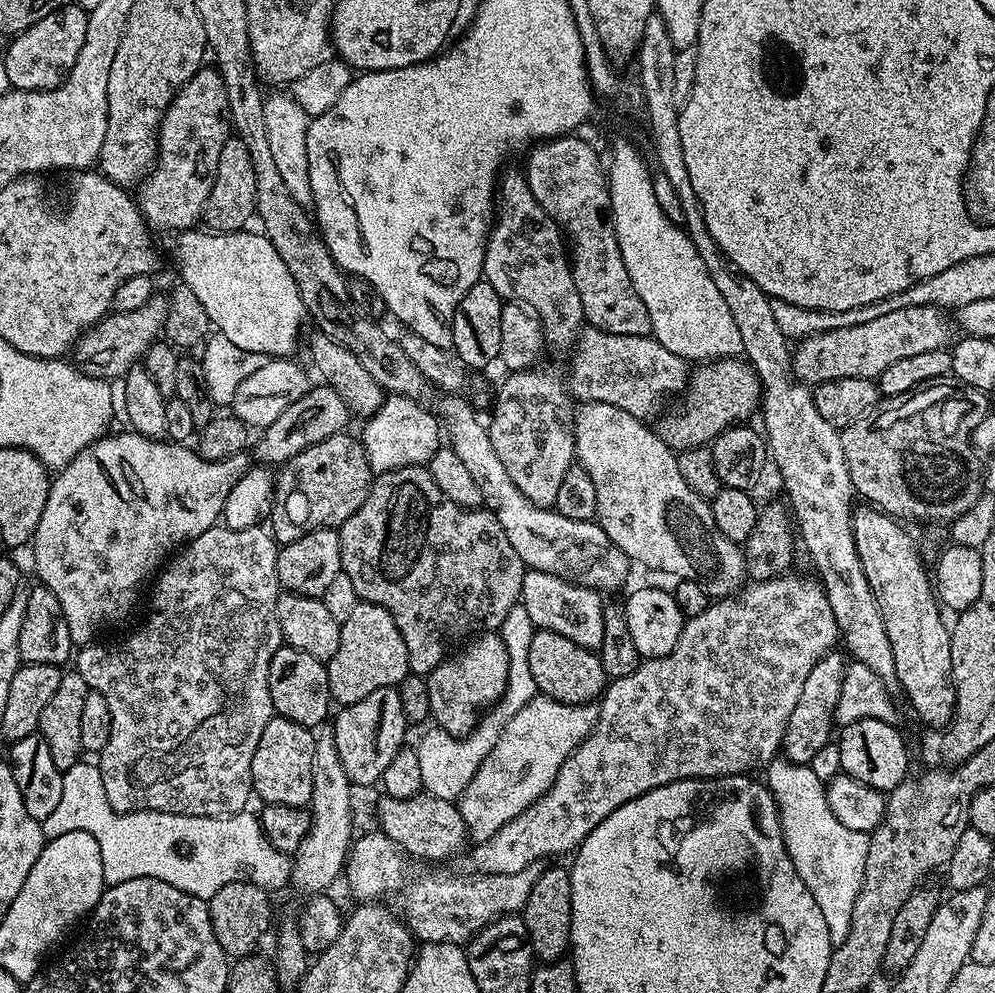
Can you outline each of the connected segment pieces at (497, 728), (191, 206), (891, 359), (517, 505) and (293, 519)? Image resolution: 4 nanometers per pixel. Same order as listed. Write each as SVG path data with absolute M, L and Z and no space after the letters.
M517 602L506 614L506 618L499 626L498 633L504 640L506 650L509 652L509 678L505 692L488 711L484 712L478 725L464 736L452 736L440 727L433 727L433 732L428 732L420 740L420 745L415 745L418 766L422 766L423 791L438 798L455 801L464 792L464 787L474 778L478 766L490 754L490 750L498 742L504 727L526 706L526 702L533 700L538 695L534 678L530 674L530 642L538 631L530 622L530 614L526 614L526 606Z
M202 66L180 87L179 94L164 111L156 138L156 163L138 185L138 207L153 229L197 227L204 215L206 198L210 198L214 186L218 154L222 154L222 146L232 131L224 79L215 67Z
M935 304L906 306L882 318L862 322L862 326L846 326L838 330L823 332L817 336L807 336L799 341L792 357L792 370L797 380L815 386L827 380L842 378L862 378L875 381L886 370L886 366L913 354L945 347L952 336L953 325L943 311Z
M448 394L440 404L439 411L446 425L447 443L454 454L462 458L473 475L474 482L478 482L484 504L494 510L498 522L502 522L502 530L506 530L506 538L510 538L510 546L514 546L518 558L522 558L525 569L549 572L574 584L595 588L601 594L622 587L630 567L627 554L614 546L614 542L602 531L599 523L591 520L575 521L573 518L563 517L552 508L539 508L534 502L530 502L530 498L526 498L518 490L518 486L510 482L506 466L502 466L498 454L494 454L487 423L476 417L475 410L464 398L460 394Z
M347 431L334 434L279 465L270 513L270 531L277 545L294 542L310 530L339 529L368 497L374 468L366 458L364 445L355 435L348 435Z

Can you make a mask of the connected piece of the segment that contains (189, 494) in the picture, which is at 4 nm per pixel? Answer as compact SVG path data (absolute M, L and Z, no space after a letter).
M131 430L120 432L117 436L112 435L105 434L100 439L95 440L90 446L86 446L86 450L79 452L66 467L55 473L54 479L48 485L46 510L42 510L42 522L38 522L38 530L30 545L32 556L36 559L36 572L40 575L37 576L39 583L45 584L50 590L54 590L58 602L62 602L62 614L66 614L66 626L70 626L70 638L73 645L76 646L93 643L99 637L96 635L103 628L108 628L111 624L126 619L131 614L132 607L135 606L136 599L140 596L140 587L147 582L148 575L152 571L155 573L169 559L170 554L175 553L188 541L198 538L206 530L217 527L230 490L243 478L250 467L250 461L244 454L231 456L225 460L203 460L199 451L192 449L191 452L188 446L180 442L169 442L164 438L143 436L141 432Z

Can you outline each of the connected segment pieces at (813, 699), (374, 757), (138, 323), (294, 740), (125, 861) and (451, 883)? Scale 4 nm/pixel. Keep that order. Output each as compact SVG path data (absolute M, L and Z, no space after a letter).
M833 650L816 663L810 674L806 674L802 694L798 694L798 706L794 706L788 725L784 727L782 752L792 763L809 765L814 754L818 754L833 739L834 717L838 706L838 694L842 694L845 667L845 653Z
M399 687L374 690L374 694L362 698L362 702L343 705L340 713L331 721L330 727L337 746L342 770L346 770L353 785L372 784L383 777L386 766L394 761L394 756L405 747L404 735L410 725L403 713Z
M154 294L146 302L146 306L138 310L133 312L113 311L80 335L74 349L74 357L76 356L77 360L75 363L83 371L93 376L107 377L112 382L119 381L129 370L143 361L146 350L151 344L161 339L167 309L168 296Z
M273 715L272 720L268 723L266 726L266 730L262 730L262 738L258 738L258 750L254 750L254 758L252 759L252 790L253 793L258 797L261 796L261 801L263 801L264 804L281 804L282 806L294 806L295 808L304 808L305 805L309 803L312 799L312 766L311 766L311 759L314 758L314 750L315 750L315 739L313 736L313 733L309 731L309 729L302 727L301 724L298 722L290 722L288 719L285 718L285 716L277 716Z
M81 762L75 764L74 766L70 766L70 770L66 770L63 774L62 799L58 801L58 806L50 814L50 818L42 821L45 837L66 836L74 830L82 830L83 832L94 834L94 838L98 838L98 850L102 850L102 870L104 871L105 885L111 886L118 882L126 882L130 878L158 878L162 882L170 882L170 886L174 886L186 894L196 896L199 900L207 902L211 900L214 894L218 894L218 890L222 886L226 886L235 880L249 880L251 884L256 884L260 888L273 890L272 888L280 888L283 884L287 885L292 879L293 857L287 852L279 852L266 838L266 834L262 830L262 826L258 823L257 817L255 815L248 816L249 813L247 811L237 812L234 816L183 816L182 814L174 814L173 812L154 812L151 810L115 812L106 798L106 790L102 786L102 774L95 763L87 764L87 762Z
M374 830L353 839L346 872L356 879L356 892L365 901L375 901L383 892L396 892L396 900L404 911L403 923L408 925L408 931L417 941L426 944L460 938L456 936L462 935L464 928L479 930L502 916L523 913L526 898L530 898L530 890L534 890L534 882L538 882L542 871L540 864L531 864L526 870L518 870L518 874L509 876L447 876L444 872L420 872L417 876L408 876L408 862L409 857L398 851L387 834Z

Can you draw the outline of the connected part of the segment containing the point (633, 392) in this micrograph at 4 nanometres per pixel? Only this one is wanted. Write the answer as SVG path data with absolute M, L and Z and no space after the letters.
M588 326L581 331L571 356L572 369L566 375L566 384L577 401L613 404L645 422L661 415L660 403L667 396L683 393L688 386L689 361L666 350L653 335L623 336Z

